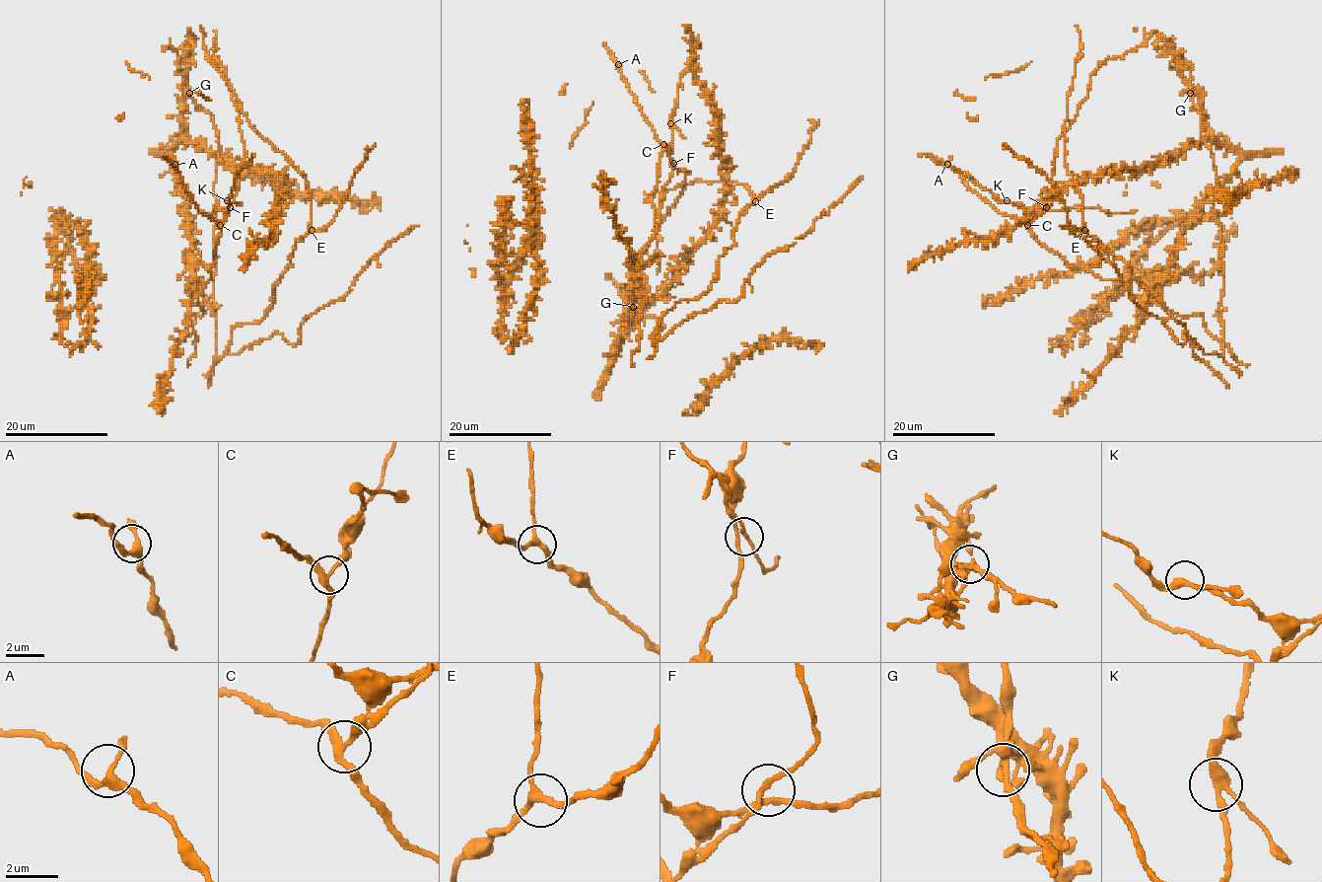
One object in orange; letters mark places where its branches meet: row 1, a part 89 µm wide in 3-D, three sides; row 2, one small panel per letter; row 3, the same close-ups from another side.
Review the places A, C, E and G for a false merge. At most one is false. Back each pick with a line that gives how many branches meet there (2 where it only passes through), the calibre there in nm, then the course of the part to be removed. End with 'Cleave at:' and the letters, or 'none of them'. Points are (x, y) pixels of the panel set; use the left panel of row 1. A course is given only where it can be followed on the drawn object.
C: Branches: 3. Thickness 260 nm
Cleave at: C

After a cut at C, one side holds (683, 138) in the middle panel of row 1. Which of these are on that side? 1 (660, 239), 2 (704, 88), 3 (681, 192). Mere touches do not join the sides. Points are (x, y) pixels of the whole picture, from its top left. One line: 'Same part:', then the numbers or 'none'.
Same part: 1, 3

